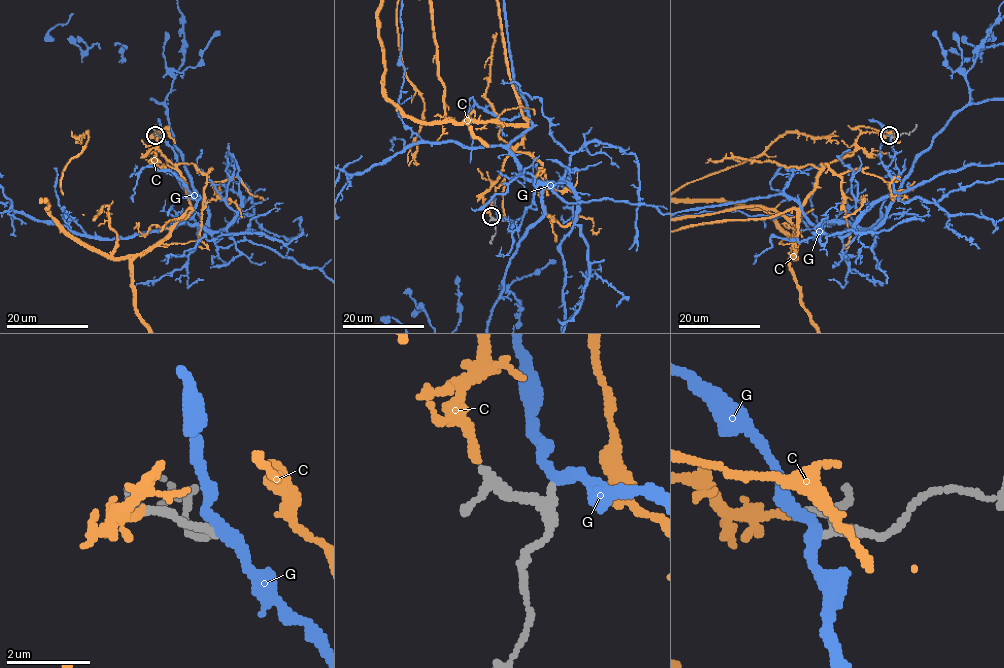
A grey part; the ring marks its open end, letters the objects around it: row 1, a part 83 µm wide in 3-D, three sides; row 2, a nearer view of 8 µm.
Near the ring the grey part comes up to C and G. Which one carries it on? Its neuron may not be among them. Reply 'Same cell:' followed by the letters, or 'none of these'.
Same cell: C

